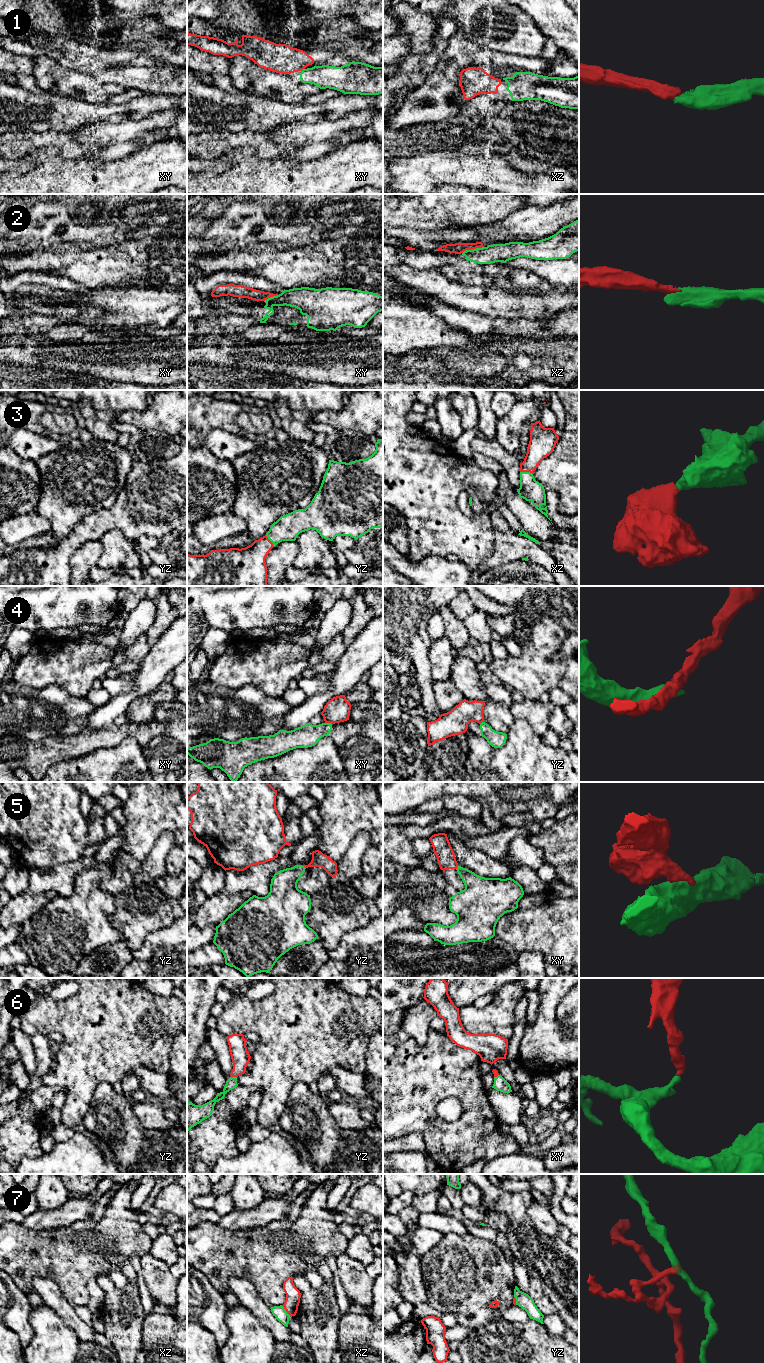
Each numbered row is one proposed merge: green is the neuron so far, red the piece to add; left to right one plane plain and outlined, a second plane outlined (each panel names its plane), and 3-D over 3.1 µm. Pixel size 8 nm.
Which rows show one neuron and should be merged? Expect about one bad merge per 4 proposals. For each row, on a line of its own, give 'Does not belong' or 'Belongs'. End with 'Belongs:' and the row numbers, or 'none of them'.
1: Belongs
2: Does not belong
3: Belongs
4: Does not belong
5: Does not belong
6: Belongs
7: Does not belong
Belongs: 1, 3, 6

